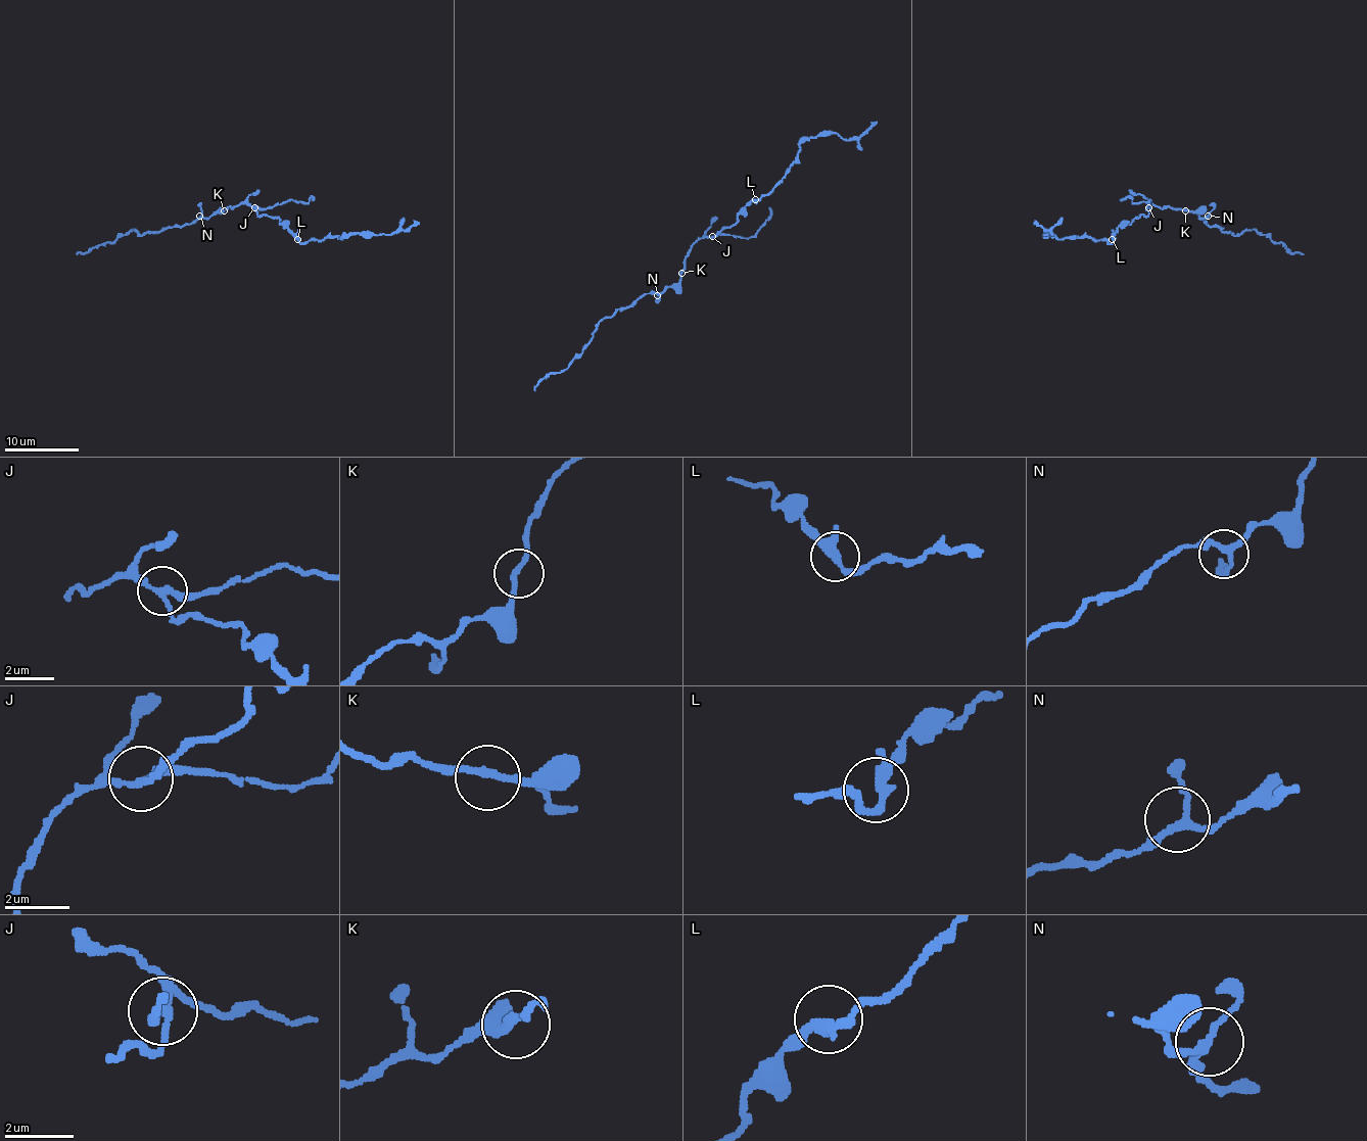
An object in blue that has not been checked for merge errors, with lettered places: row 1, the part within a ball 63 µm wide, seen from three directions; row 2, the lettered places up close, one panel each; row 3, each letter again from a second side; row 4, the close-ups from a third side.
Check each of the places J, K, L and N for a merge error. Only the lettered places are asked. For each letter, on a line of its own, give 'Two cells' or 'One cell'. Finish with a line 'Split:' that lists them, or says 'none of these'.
J: Two cells
K: One cell
L: One cell
N: One cell
Split: J

